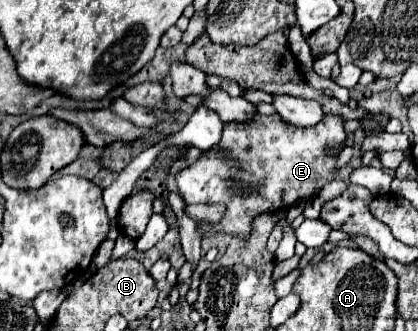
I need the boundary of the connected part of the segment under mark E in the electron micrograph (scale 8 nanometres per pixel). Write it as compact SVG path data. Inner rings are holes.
M256 115L254 123L238 127L238 123L224 125L222 147L234 155L242 169L222 163L218 155L202 153L202 157L188 169L176 175L180 195L188 203L226 203L226 215L218 223L218 231L232 235L250 235L252 219L260 213L272 213L286 209L300 199L314 197L326 183L342 179L348 183L350 165L334 171L336 157L326 153L326 147L342 147L346 133L342 119L326 115L326 119L314 127L290 127L280 115Z

